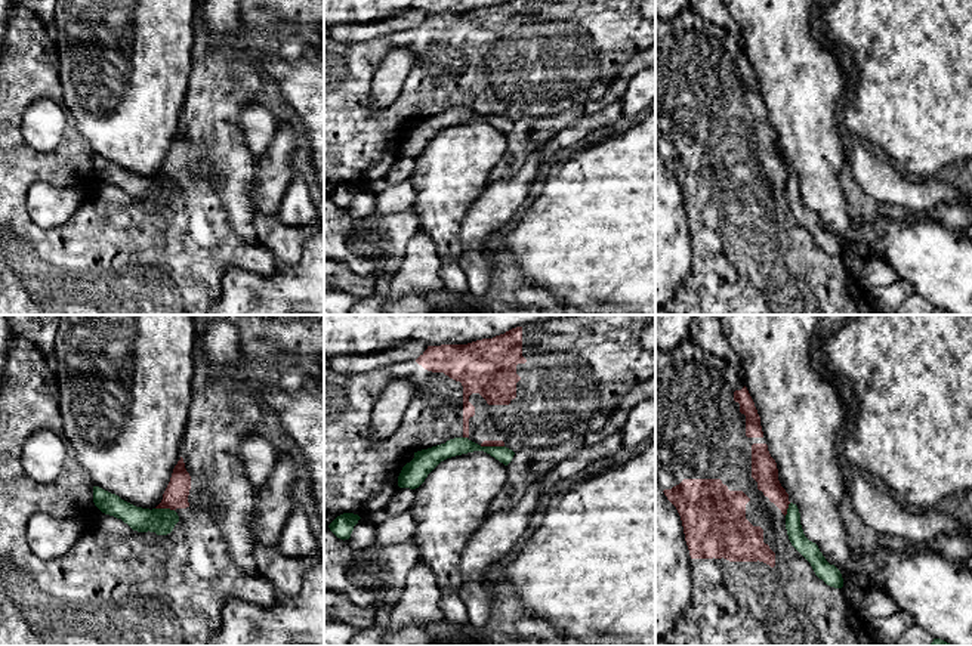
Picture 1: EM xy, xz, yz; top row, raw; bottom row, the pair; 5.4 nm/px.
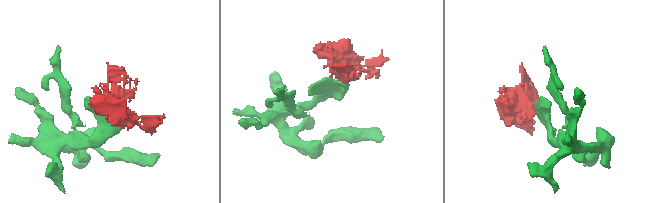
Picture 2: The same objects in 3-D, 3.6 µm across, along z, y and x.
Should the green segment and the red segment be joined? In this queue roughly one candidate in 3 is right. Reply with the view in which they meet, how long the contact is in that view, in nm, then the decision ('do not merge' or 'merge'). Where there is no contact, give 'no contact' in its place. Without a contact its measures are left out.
xz | 140 nm | do not merge

